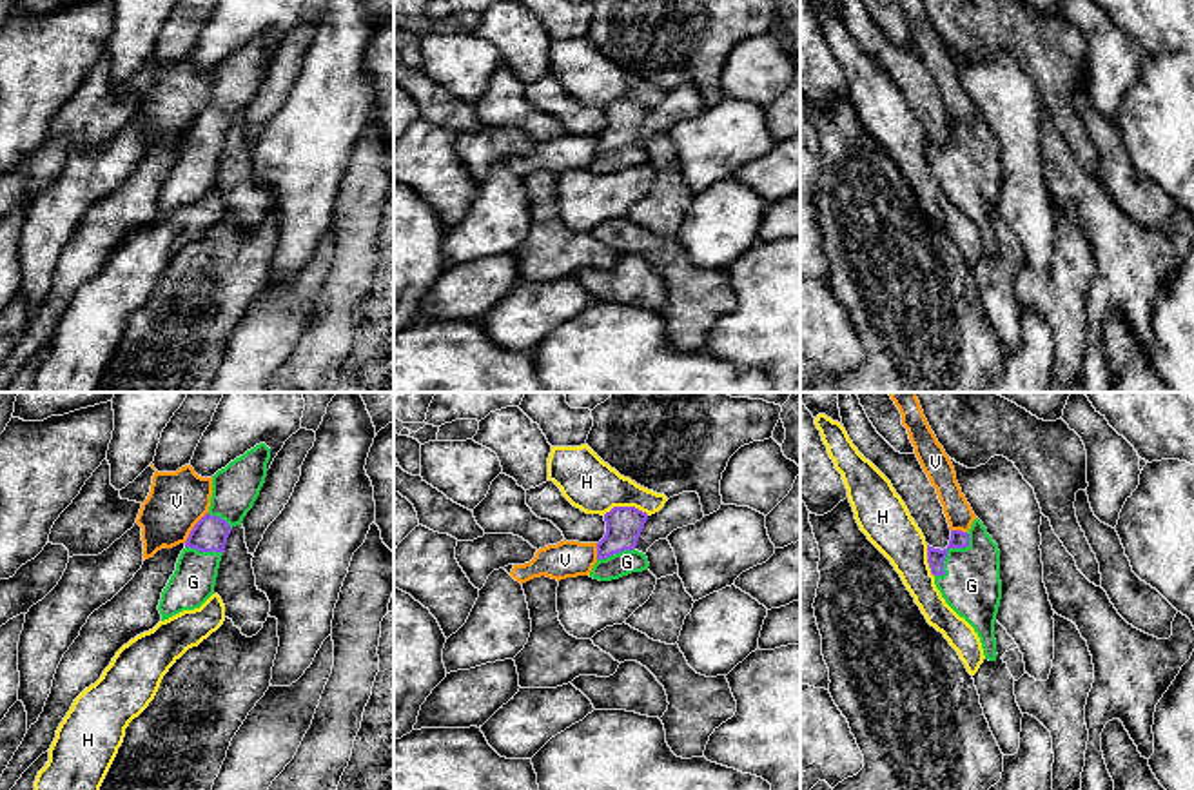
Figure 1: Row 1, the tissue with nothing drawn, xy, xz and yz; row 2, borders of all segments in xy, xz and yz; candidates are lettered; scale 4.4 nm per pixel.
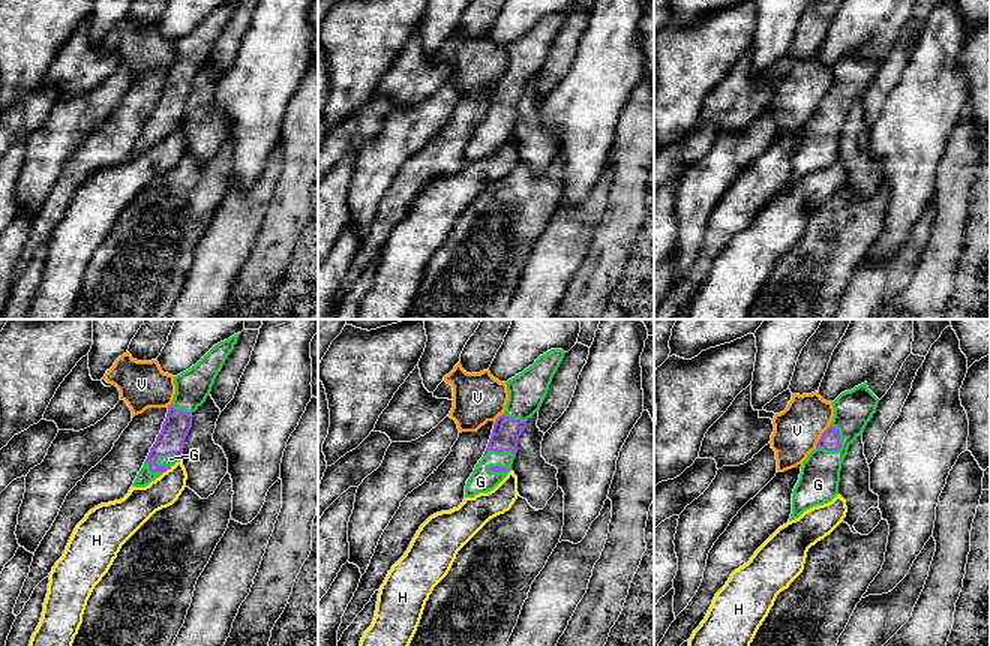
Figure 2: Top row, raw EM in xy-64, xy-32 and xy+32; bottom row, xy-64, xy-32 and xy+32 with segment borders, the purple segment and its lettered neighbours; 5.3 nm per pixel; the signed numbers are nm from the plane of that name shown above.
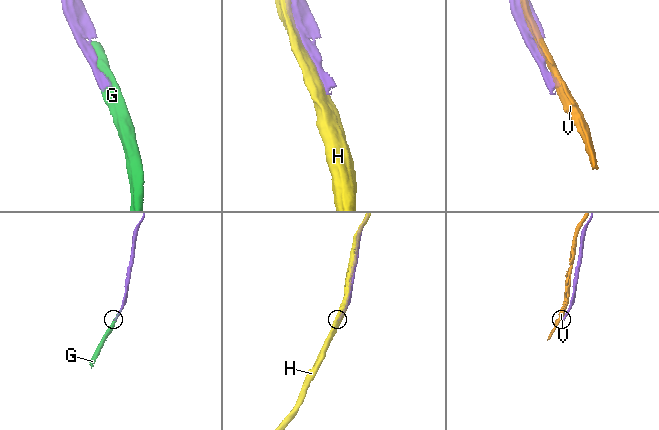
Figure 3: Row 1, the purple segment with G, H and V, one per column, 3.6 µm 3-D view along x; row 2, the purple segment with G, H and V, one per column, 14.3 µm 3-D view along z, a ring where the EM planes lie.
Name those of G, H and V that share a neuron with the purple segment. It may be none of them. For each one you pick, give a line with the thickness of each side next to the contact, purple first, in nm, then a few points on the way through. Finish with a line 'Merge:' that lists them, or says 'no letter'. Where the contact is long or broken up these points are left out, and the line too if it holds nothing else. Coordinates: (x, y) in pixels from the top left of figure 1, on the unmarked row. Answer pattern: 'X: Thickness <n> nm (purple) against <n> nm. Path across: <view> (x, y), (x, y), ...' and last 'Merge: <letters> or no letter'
G: Thickness 80 nm (purple) against 260 nm
Merge: G

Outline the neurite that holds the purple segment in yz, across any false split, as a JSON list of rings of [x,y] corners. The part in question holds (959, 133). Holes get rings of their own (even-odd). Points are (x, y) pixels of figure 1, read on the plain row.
[[[976,111],[967,125],[951,123],[944,143],[927,138],[927,156],[945,196],[974,222],[985,252],[996,254],[1000,143],[984,116]]]

